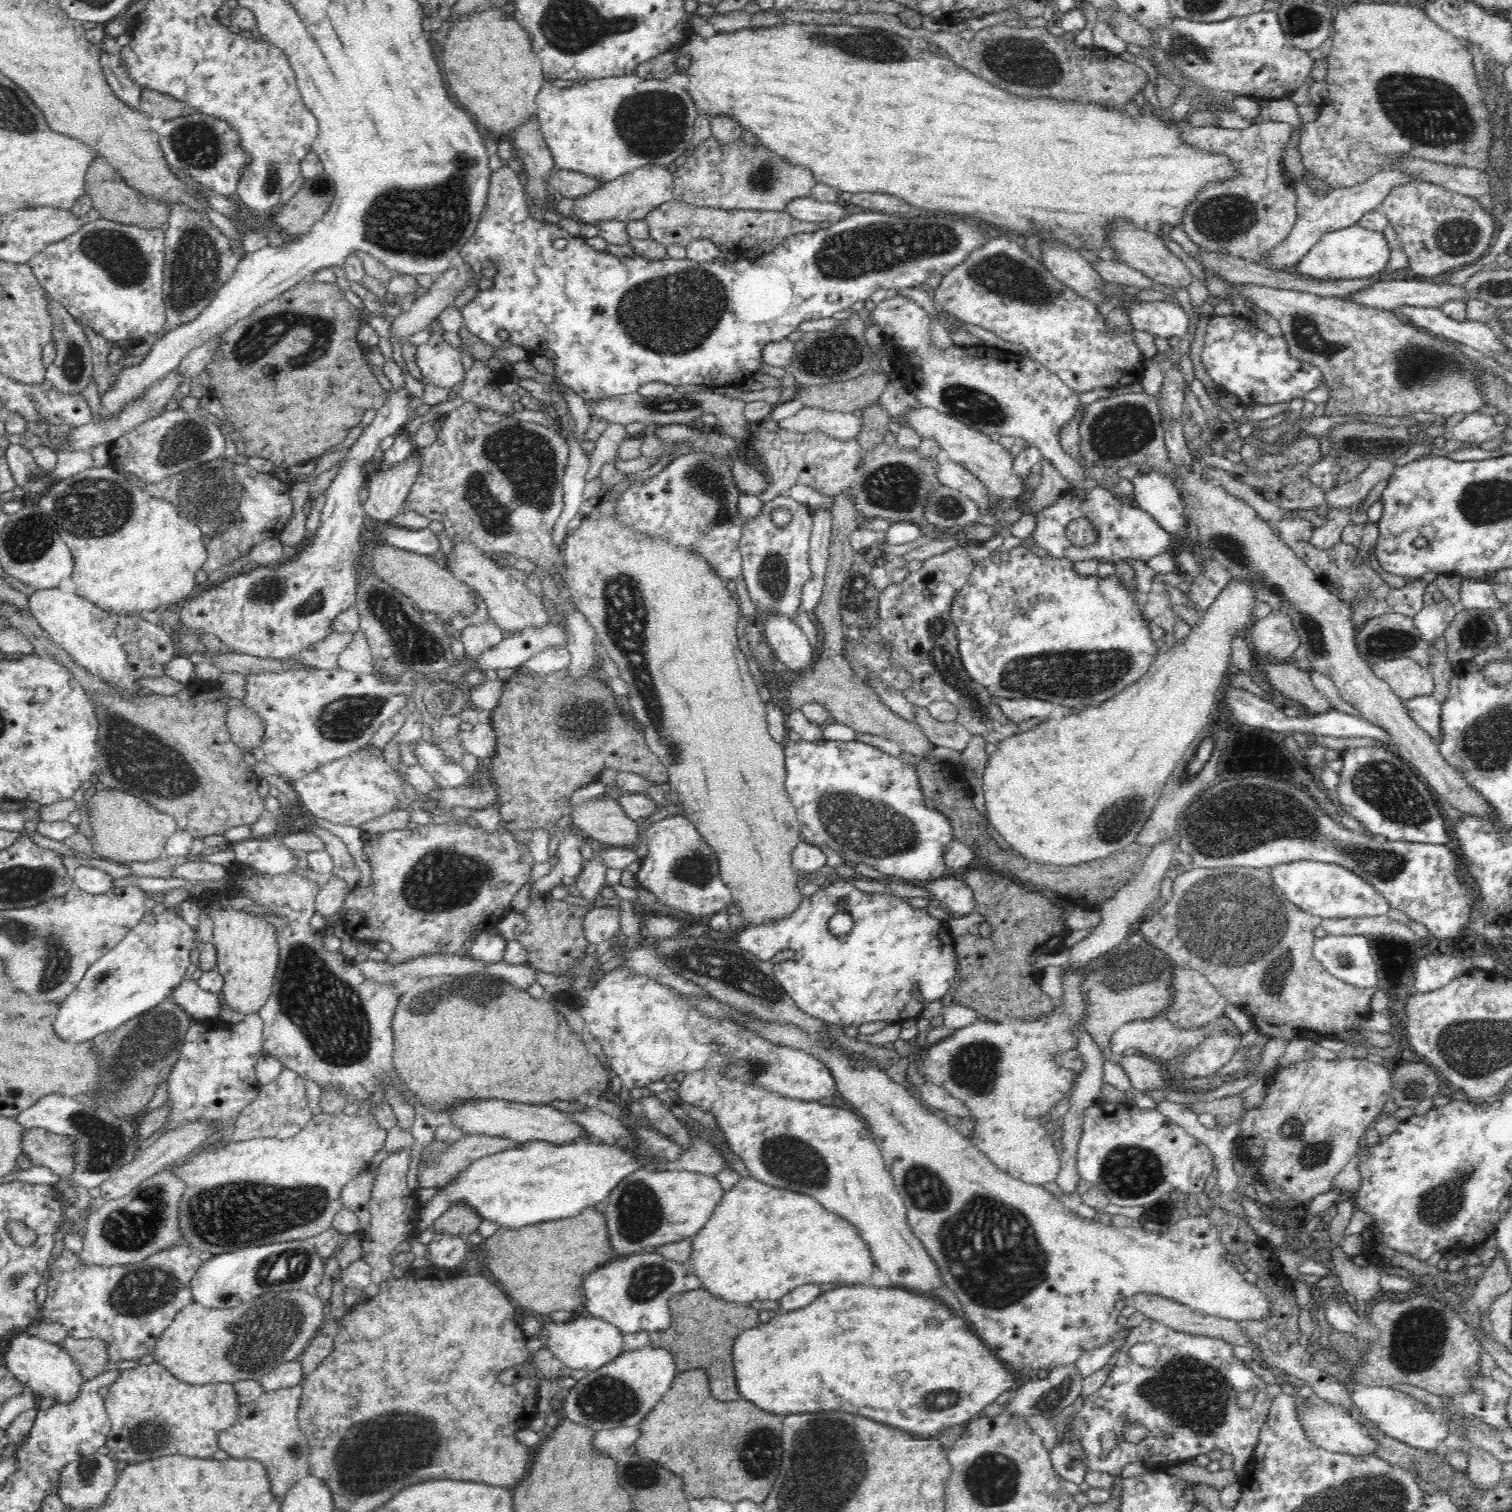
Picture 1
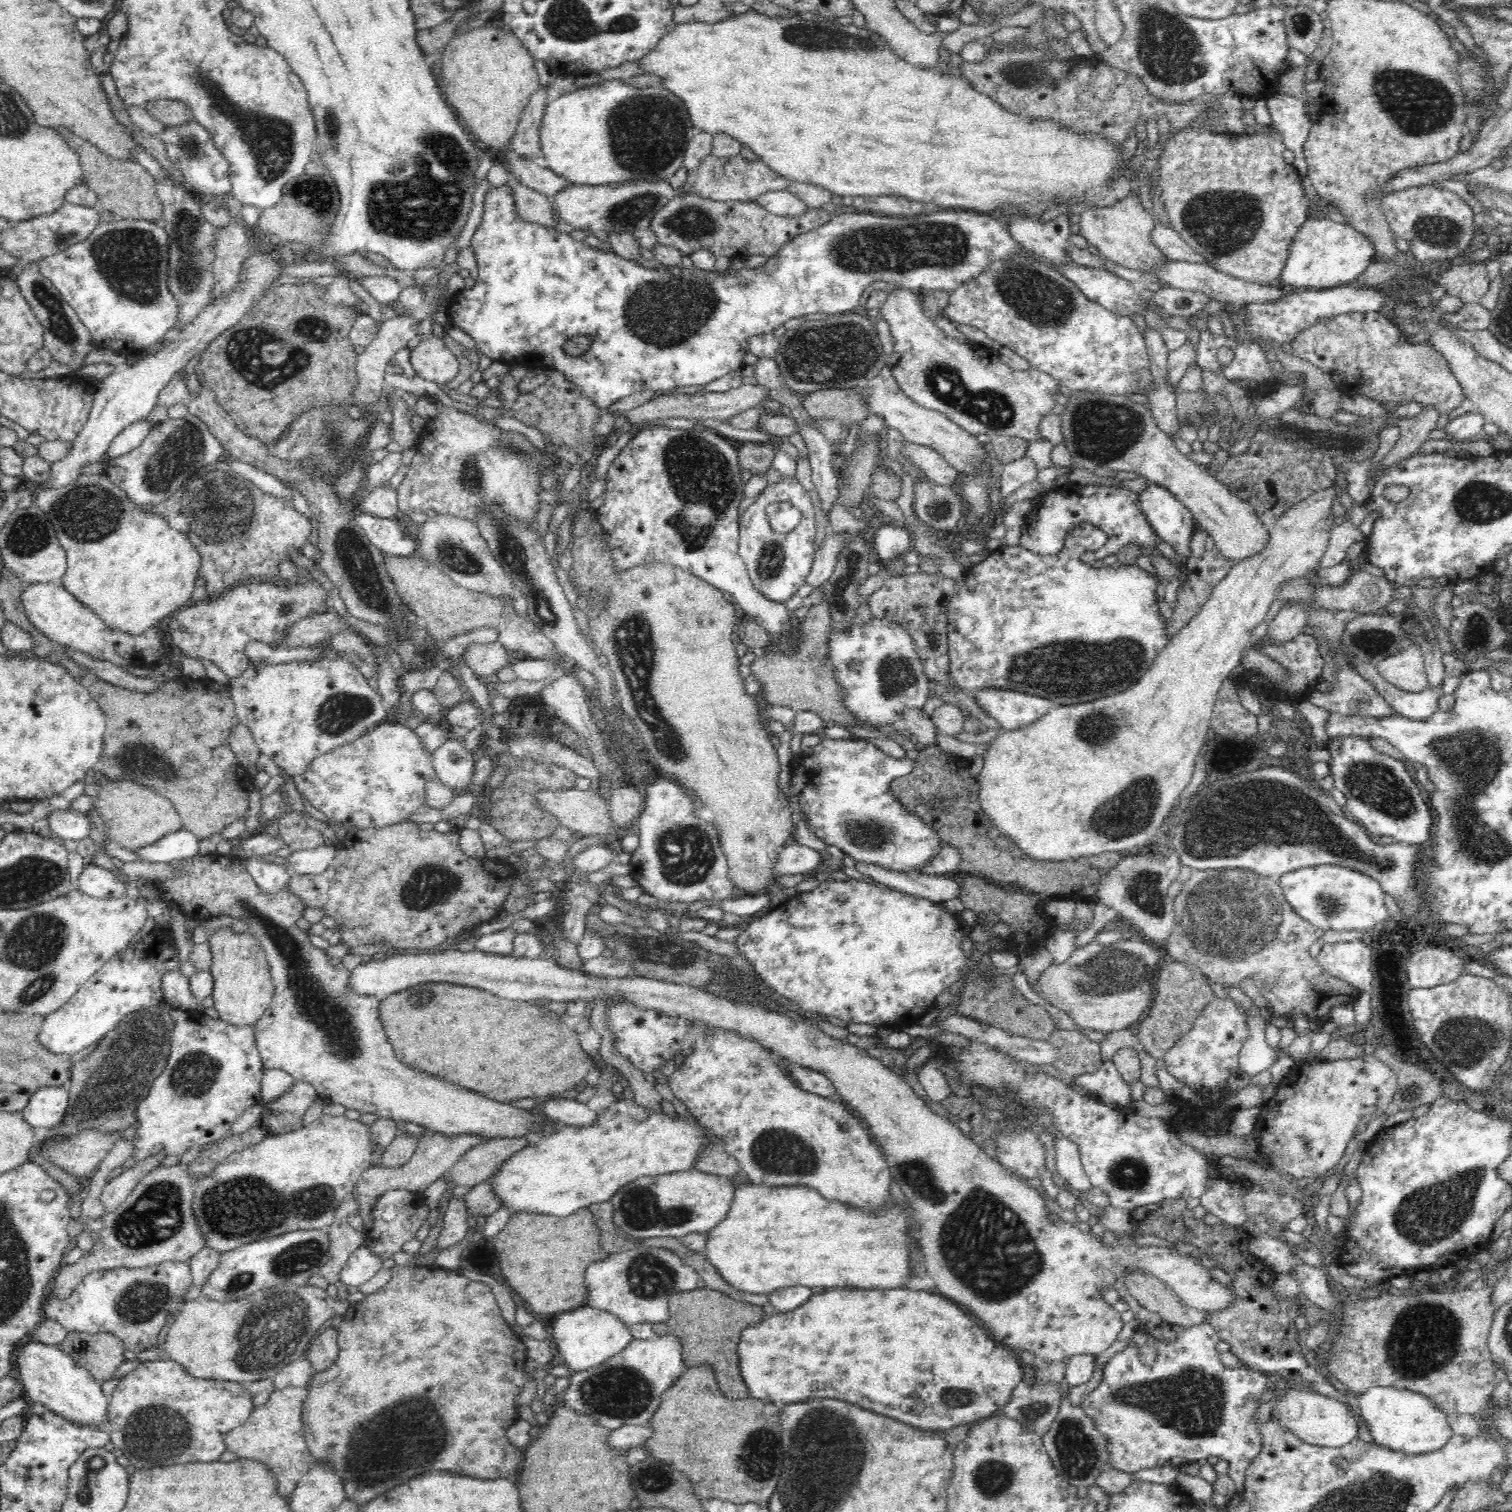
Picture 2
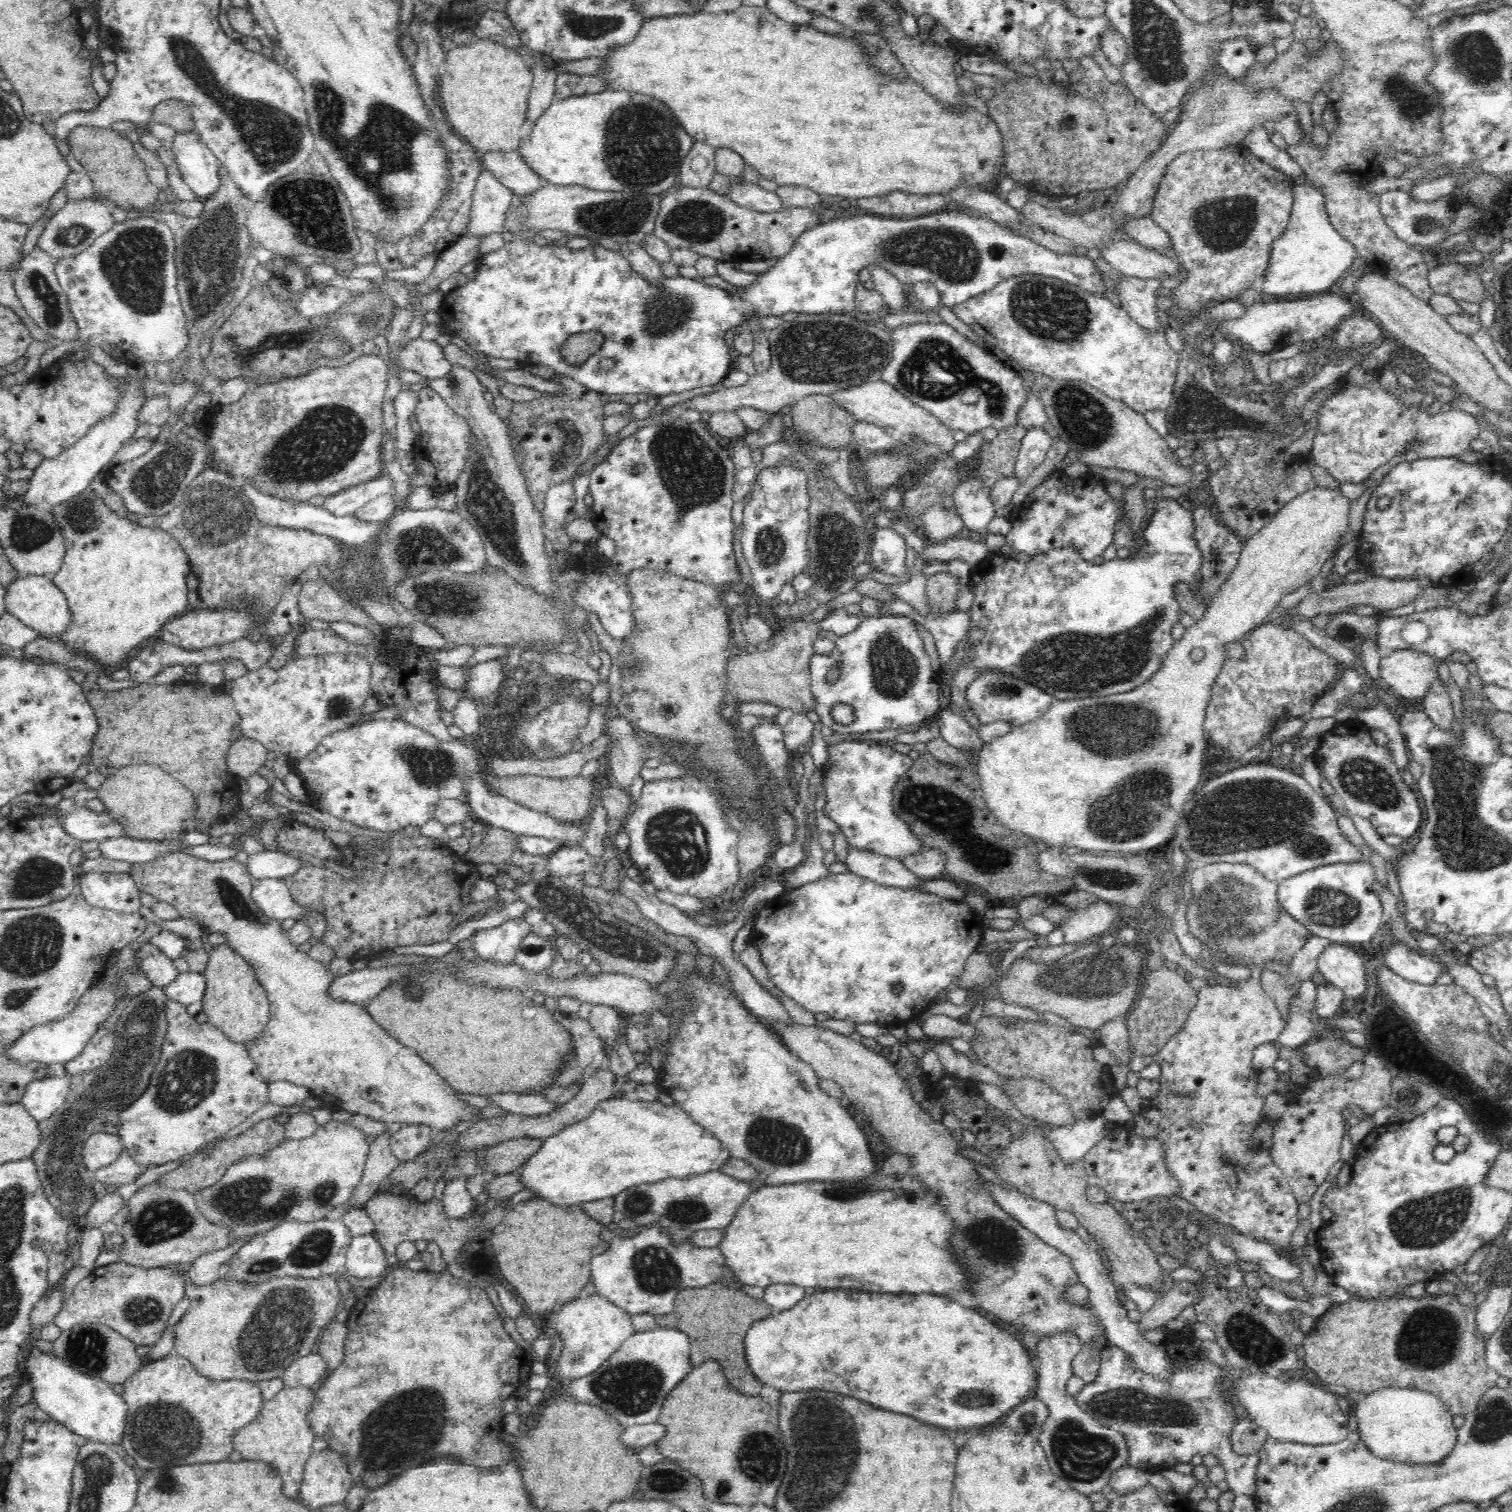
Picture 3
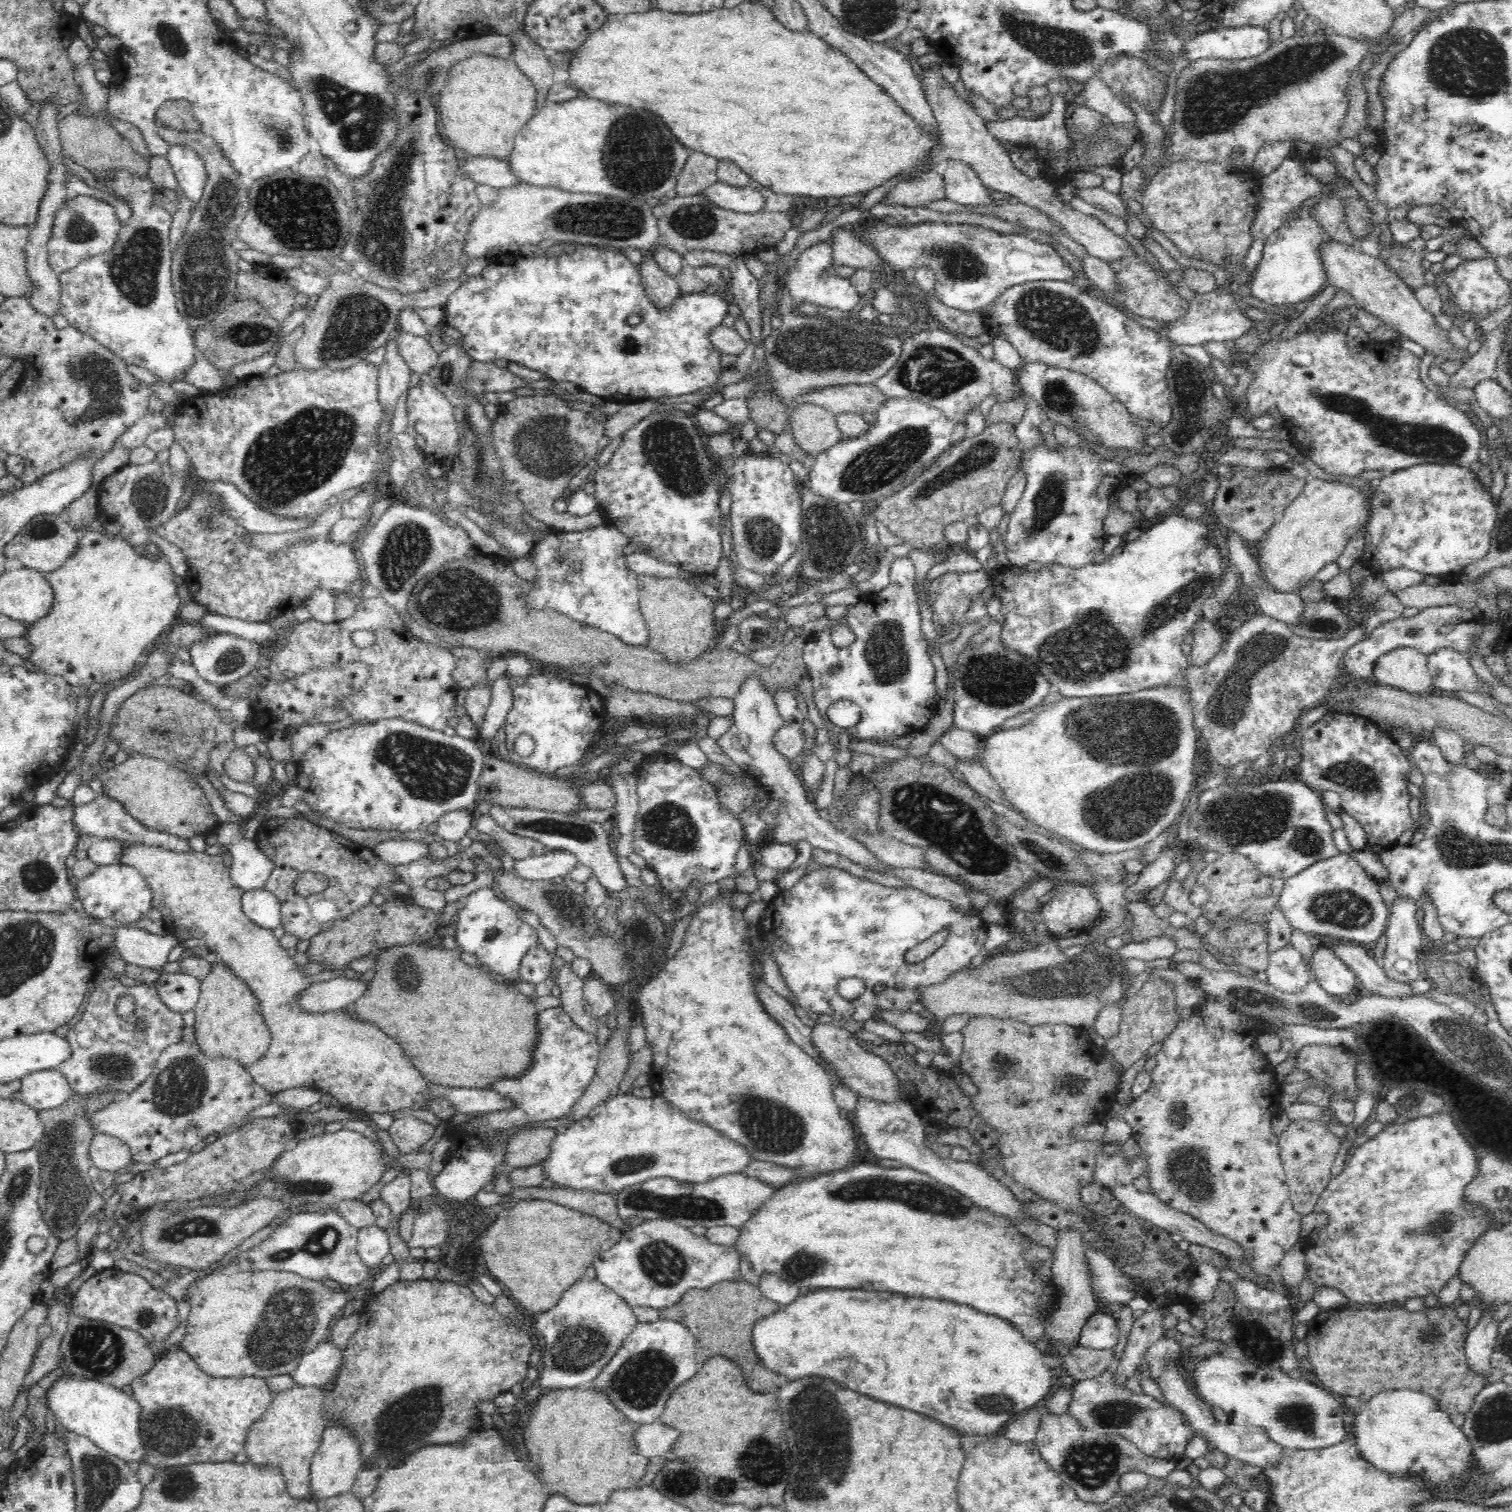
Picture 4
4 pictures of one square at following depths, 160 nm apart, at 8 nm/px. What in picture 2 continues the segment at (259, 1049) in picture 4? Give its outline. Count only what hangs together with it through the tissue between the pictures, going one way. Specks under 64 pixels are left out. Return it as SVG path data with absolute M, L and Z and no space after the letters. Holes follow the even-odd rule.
M230 926L218 928L209 940L213 955L210 968L214 975L213 1005L220 1018L234 1026L256 1025L266 1012L275 991L267 953L258 940L254 932L234 932Z

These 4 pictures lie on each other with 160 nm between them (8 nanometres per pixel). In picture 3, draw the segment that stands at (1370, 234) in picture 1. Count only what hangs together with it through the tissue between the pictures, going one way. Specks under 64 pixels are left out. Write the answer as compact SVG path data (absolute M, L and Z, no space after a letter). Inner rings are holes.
M1294 184L1296 202L1292 208L1288 230L1274 242L1270 268L1259 285L1264 293L1276 296L1329 292L1336 282L1360 263L1356 245L1330 223L1324 196L1313 185Z

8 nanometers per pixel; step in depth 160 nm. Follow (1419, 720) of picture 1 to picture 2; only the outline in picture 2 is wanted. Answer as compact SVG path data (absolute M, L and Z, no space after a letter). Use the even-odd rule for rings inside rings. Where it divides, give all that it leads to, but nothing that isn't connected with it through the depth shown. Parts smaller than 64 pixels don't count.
M1346 652L1346 655L1348 655L1354 667L1360 671L1360 675L1376 685L1376 689L1383 694L1384 699L1394 707L1396 714L1410 720L1421 720L1422 722L1428 720L1439 709L1440 698L1445 695L1453 695L1462 678L1462 675L1447 675L1439 687L1432 688L1429 686L1423 692L1410 693L1385 682L1377 674L1376 666L1371 663L1362 662L1351 653Z

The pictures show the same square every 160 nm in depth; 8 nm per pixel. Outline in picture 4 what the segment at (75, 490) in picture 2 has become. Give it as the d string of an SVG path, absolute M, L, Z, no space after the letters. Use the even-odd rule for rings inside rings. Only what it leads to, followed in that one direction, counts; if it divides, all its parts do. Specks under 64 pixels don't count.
M88 525L84 530L78 530L79 539L77 540L77 550L64 562L60 568L44 574L45 579L50 583L50 586L54 589L54 606L48 616L44 616L44 619L39 620L36 624L32 624L28 628L28 634L26 638L32 645L34 645L34 652L32 656L28 658L32 664L38 666L38 668L52 673L52 675L60 675L68 681L68 683L79 688L80 686L89 686L93 682L106 684L106 682L115 682L128 676L132 672L134 665L141 659L142 651L148 646L153 644L155 640L163 638L165 631L176 621L178 621L178 612L183 606L182 598L178 594L178 584L176 584L176 571L172 564L166 559L166 556L162 556L156 550L150 547L148 553L142 556L136 552L136 548L124 540L124 538L118 534L108 534L104 529L92 529Z

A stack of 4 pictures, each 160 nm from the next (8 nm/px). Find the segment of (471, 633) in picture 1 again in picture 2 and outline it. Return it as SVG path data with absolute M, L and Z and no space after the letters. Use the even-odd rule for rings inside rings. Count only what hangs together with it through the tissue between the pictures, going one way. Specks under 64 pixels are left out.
M498 639L495 641L474 641L468 644L462 660L470 667L477 678L496 675L508 664L507 650Z

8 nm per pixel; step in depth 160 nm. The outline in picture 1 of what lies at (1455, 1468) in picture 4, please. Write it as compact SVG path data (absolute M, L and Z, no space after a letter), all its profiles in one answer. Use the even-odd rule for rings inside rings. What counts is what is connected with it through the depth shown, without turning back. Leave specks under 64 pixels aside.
M1358 1385L1351 1392L1351 1398L1361 1417L1370 1420L1372 1424L1376 1424L1387 1436L1406 1442L1415 1448L1434 1450L1434 1448L1441 1446L1450 1434L1443 1414L1432 1412L1422 1402L1404 1392L1395 1390L1393 1387Z

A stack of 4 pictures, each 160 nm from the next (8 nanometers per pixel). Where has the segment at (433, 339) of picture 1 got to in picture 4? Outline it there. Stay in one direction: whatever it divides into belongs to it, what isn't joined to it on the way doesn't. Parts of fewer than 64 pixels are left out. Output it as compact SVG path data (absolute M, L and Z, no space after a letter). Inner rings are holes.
M399 330L396 335L400 355L404 357L406 364L416 374L428 374L438 366L439 353L424 336L414 336Z

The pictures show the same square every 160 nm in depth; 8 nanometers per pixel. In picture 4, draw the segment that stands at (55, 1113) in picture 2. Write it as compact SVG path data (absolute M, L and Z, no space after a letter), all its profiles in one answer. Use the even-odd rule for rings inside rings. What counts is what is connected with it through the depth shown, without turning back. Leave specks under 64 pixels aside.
M56 1068L32 1072L21 1078L20 1100L37 1112L58 1108L71 1098L71 1086Z

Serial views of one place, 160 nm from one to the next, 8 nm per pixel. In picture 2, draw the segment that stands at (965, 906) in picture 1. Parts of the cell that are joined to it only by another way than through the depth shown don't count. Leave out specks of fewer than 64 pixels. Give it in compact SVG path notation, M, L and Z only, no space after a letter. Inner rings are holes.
M856 862L855 866L858 872L872 878L876 883L882 883L896 891L934 903L944 904L948 900L958 899L961 896L960 884L942 875L927 875L924 872L894 872L875 864L860 862Z

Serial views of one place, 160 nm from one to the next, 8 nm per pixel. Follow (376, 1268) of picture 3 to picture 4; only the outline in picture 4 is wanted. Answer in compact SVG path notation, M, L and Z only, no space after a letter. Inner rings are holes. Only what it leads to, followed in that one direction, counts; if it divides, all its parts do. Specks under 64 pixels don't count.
M378 1225L359 1229L357 1236L357 1255L368 1268L381 1266L382 1258L390 1253L389 1236Z

